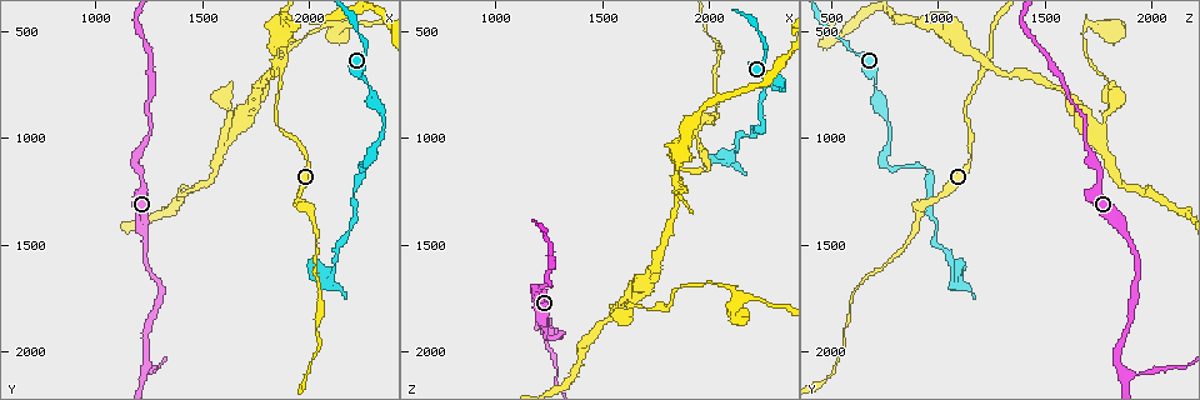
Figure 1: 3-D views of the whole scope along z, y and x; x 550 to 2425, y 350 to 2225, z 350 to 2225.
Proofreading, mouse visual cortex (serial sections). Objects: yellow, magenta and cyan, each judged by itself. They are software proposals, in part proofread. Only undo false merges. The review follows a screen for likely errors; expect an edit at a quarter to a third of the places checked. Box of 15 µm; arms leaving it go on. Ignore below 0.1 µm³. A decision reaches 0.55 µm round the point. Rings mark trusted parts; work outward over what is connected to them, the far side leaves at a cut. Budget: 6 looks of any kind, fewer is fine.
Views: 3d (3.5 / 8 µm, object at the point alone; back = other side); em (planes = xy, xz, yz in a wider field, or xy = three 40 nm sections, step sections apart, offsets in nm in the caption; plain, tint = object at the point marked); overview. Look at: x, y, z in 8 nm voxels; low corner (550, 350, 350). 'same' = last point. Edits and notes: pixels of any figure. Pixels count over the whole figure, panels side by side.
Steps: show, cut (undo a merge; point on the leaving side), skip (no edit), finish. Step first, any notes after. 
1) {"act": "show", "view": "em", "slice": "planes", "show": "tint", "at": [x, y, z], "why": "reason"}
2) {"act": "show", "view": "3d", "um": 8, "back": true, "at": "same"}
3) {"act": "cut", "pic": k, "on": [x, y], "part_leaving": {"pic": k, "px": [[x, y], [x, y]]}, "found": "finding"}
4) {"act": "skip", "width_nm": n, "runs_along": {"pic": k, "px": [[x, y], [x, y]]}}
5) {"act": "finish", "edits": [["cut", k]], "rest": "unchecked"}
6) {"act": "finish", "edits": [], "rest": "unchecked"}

{"act": "show", "view": "3d", "um": 3.5, "back": true, "at": [1950, 1290, 1000], "why": "sudden change in width"}

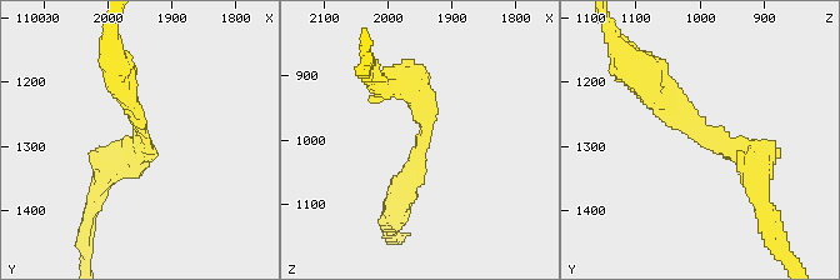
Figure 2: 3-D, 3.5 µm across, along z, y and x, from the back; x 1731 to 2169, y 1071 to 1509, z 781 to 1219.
{"act": "show", "view": "em", "slice": "xy", "step": 2, "show": "tint", "at": [1940, 1285, 1000]}

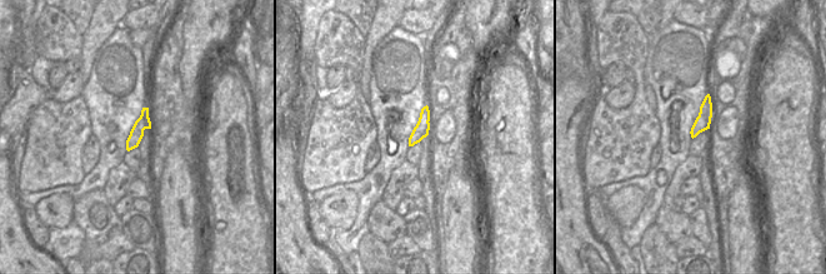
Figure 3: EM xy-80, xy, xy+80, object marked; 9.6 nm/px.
{"act": "show", "view": "em", "slice": "xy", "step": 3, "show": "tint", "at": "same"}

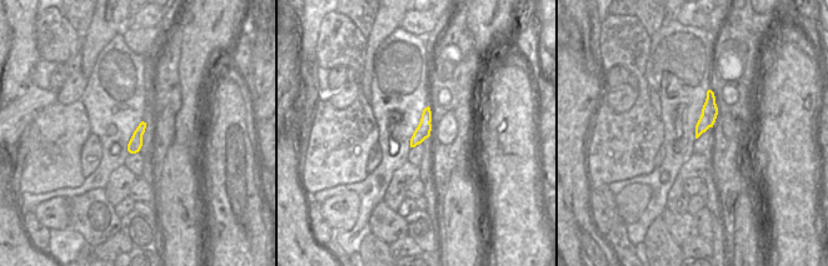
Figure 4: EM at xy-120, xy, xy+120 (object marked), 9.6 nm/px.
{"act": "skip", "arm_widths_nm": [250, 300], "runs_along": {"pic": 2, "px": [[646, 81], [708, 143], [759, 161]]}, "found": "continuous, no second cell"}

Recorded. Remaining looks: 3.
{"act": "show", "view": "3d", "um": 3.5, "at": [2260, 1150, 940], "why": "sharp bend"}

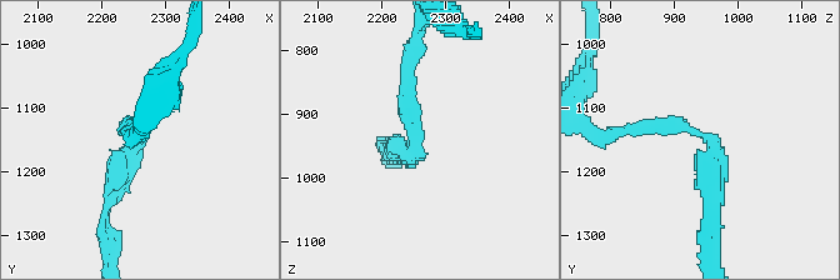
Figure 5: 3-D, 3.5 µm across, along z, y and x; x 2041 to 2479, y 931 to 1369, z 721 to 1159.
{"act": "show", "view": "em", "slice": "xy", "step": 3, "show": "tint", "at": [2250, 1145, 955], "arm_widths_nm": [150, 150], "why": "now the EM"}

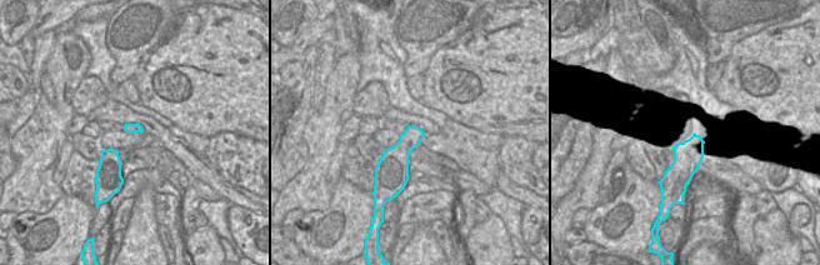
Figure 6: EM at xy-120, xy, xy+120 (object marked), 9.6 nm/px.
{"act": "skip", "width_nm": 200, "runs_along": {"pic": 5, "px": [[630, 129], [708, 136], [714, 205]]}, "found": "all the same cell"}

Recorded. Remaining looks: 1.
{"act": "finish", "edits": [], "rest": "unchecked"}

